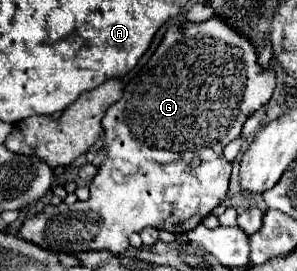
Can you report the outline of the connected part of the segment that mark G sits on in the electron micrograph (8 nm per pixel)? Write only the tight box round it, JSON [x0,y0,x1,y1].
[16,18,276,254]

